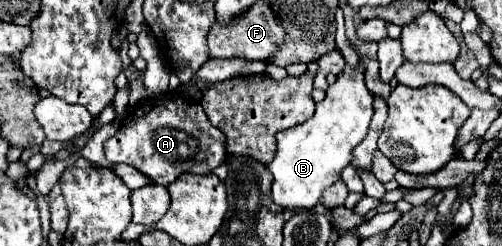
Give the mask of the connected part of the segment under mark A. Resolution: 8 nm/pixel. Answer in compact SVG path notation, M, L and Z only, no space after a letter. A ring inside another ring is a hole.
M160 96L142 100L120 124L118 132L106 140L104 154L110 162L124 162L140 170L154 184L168 186L184 172L210 174L226 162L224 134L214 128L200 102Z

